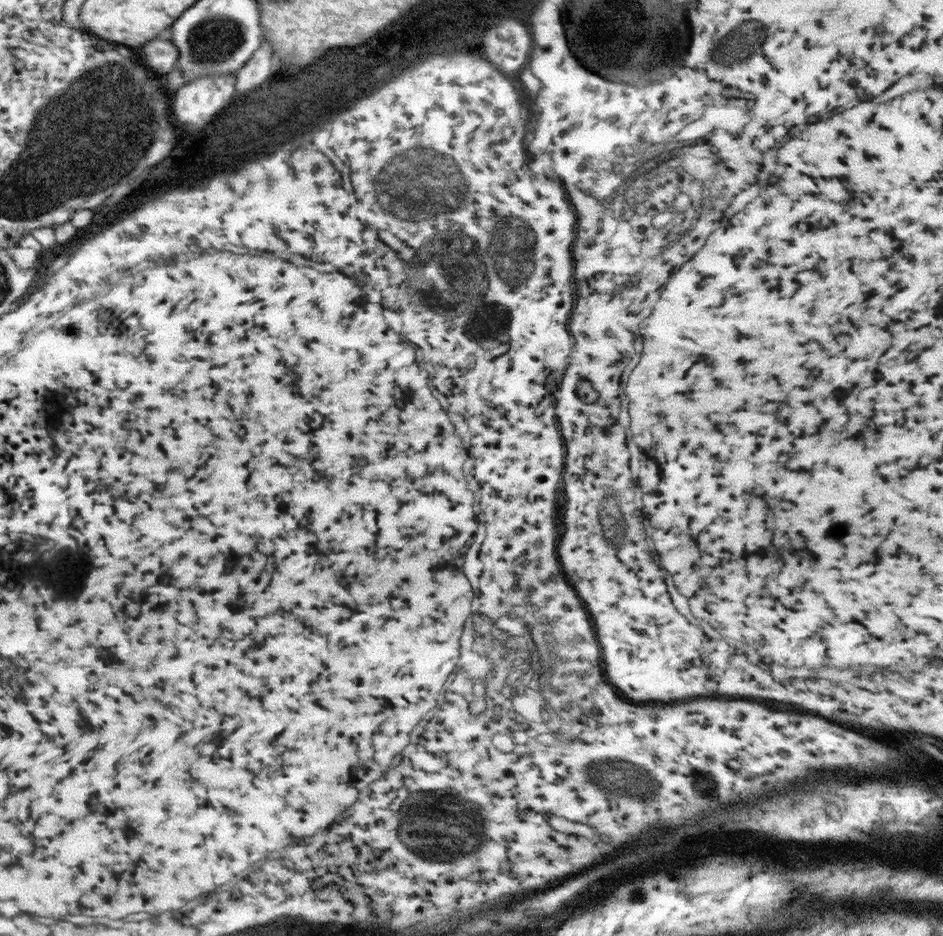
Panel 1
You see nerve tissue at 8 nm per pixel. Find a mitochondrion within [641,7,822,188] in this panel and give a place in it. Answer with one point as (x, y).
(736, 46)

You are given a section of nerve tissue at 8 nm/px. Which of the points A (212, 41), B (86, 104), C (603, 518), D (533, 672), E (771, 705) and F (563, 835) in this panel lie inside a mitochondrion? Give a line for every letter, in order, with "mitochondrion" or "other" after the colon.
A: mitochondrion
B: mitochondrion
C: mitochondrion
D: mitochondrion
E: other
F: other

